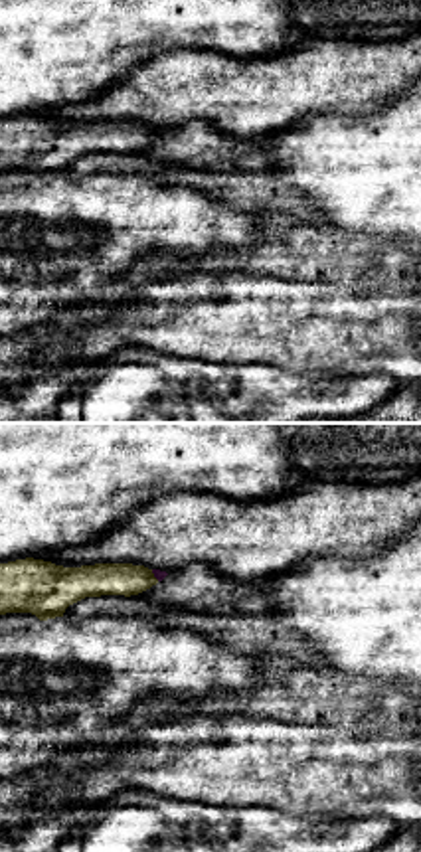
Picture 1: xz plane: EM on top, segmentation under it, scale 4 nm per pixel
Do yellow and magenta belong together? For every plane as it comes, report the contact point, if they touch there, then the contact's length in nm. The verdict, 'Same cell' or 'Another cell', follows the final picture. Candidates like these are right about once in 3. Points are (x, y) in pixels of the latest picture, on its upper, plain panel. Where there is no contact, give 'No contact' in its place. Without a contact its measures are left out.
Touches yellow at (153, 133). Shared border 60 nm

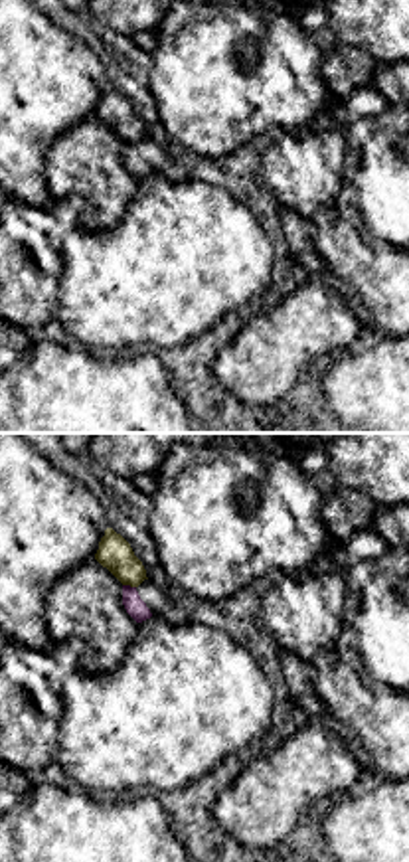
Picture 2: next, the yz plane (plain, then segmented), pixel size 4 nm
Touches yellow at (129, 141). Shared border 60 nm

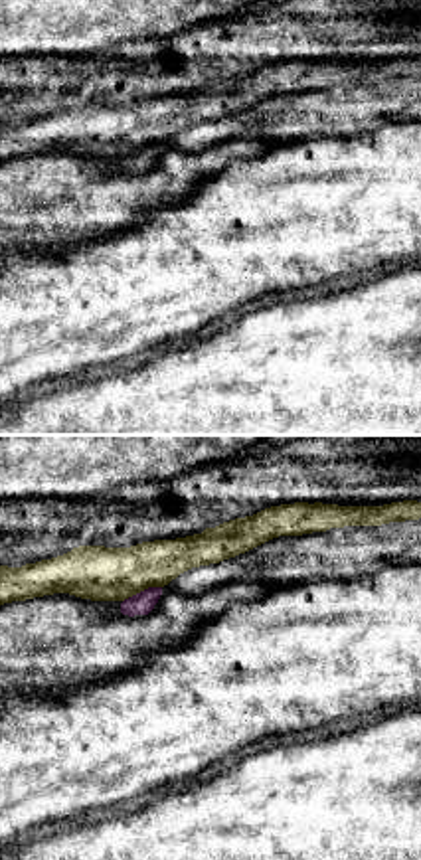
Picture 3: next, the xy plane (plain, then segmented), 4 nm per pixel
Touches yellow at (141, 147). Shared border 170 nm

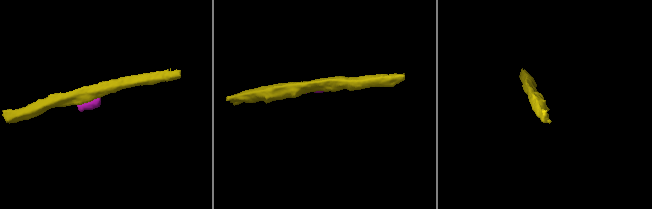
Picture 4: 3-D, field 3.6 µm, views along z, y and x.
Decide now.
Another cell

